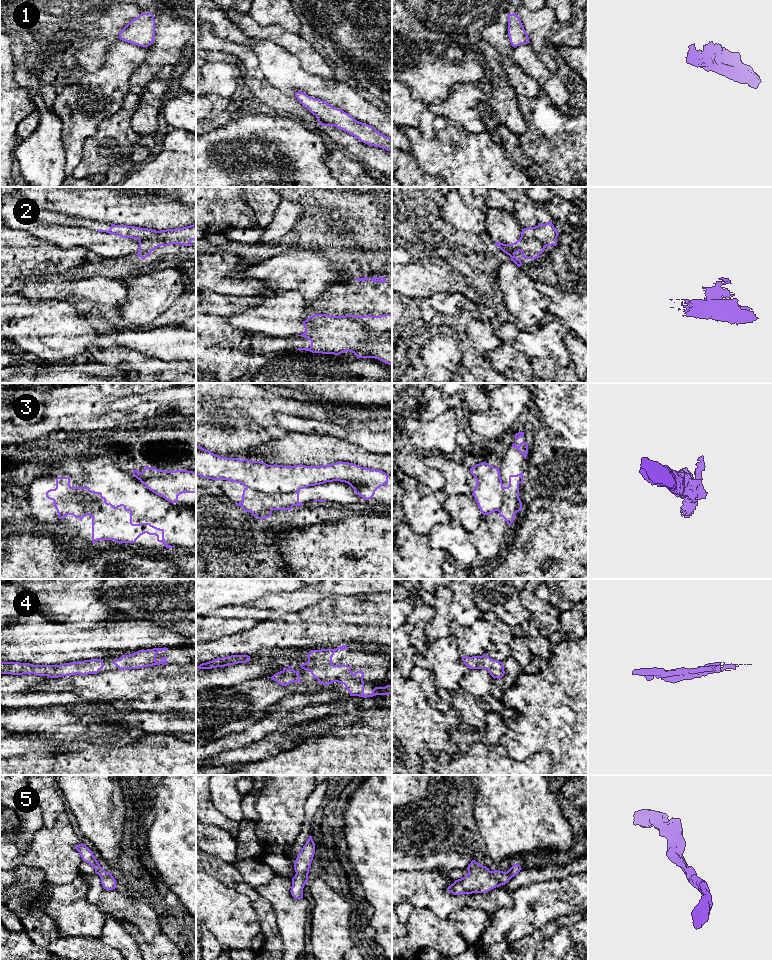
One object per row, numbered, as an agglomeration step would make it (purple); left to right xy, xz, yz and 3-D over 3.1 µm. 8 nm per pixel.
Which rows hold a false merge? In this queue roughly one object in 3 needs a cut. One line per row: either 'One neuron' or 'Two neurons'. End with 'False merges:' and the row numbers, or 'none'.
1: One neuron
2: One neuron
3: Two neurons
4: One neuron
5: One neuron
False merges: 3

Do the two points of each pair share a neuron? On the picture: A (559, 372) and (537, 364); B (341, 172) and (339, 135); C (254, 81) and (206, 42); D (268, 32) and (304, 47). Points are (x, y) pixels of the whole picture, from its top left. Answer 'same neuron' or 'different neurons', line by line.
A: same neuron
B: different neurons
C: same neuron
D: same neuron

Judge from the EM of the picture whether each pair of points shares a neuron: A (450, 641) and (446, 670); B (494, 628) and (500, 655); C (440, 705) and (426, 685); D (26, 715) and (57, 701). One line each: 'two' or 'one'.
A: one
B: one
C: one
D: two

